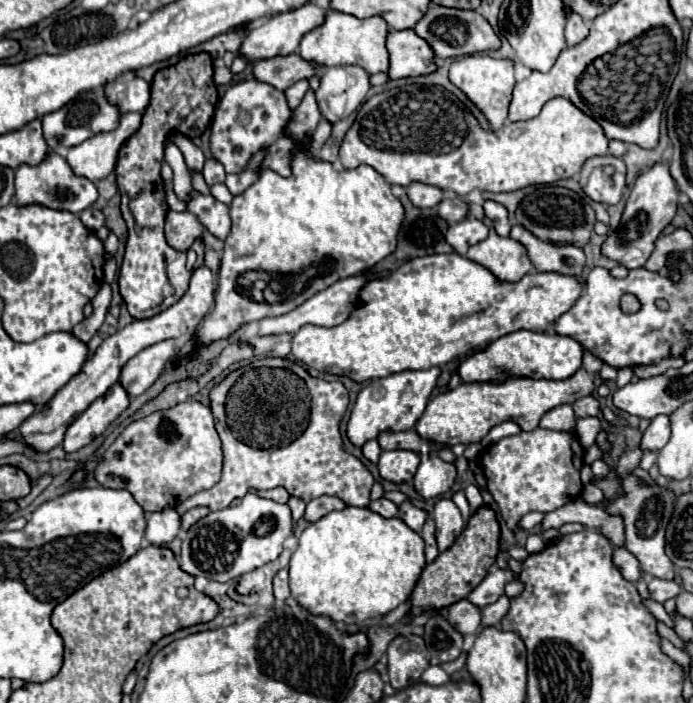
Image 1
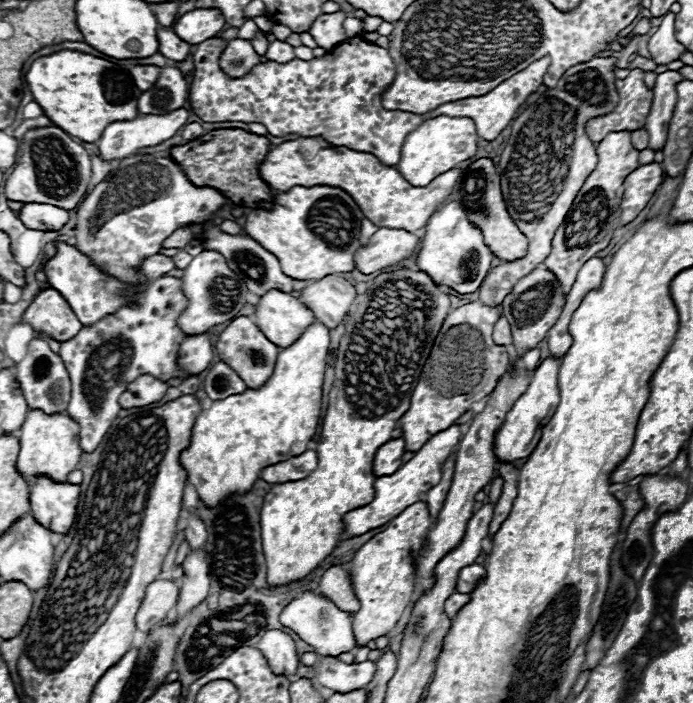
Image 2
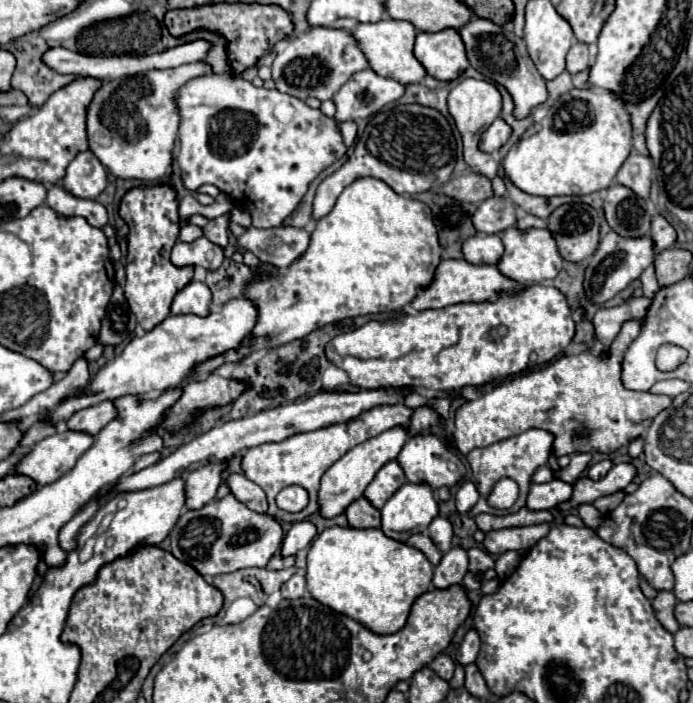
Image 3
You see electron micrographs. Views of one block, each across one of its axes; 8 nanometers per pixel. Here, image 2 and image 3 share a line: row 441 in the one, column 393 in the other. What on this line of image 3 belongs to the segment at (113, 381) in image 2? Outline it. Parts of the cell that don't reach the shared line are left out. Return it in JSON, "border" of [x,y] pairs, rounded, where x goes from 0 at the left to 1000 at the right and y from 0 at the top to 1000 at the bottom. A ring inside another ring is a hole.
{"border":[[[540,100],[514,102],[482,137],[485,148],[485,171],[488,174],[511,174],[519,168],[531,168],[548,159],[551,151],[571,145],[586,131],[586,122],[566,114],[551,111]]]}

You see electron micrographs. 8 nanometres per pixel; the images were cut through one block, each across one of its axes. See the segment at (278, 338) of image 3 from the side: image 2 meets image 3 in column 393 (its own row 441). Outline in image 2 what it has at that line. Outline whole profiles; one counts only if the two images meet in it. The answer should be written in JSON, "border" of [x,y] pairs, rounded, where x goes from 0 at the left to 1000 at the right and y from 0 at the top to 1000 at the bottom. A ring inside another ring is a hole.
{"border":[[[456,458],[439,469],[439,475],[416,495],[401,504],[392,538],[372,555],[355,555],[349,560],[309,569],[300,583],[291,583],[280,600],[274,634],[263,640],[260,660],[271,671],[271,686],[283,694],[289,711],[306,723],[332,706],[349,706],[361,700],[367,686],[375,680],[375,669],[398,657],[410,657],[427,646],[436,646],[456,617],[465,578],[465,541],[470,523],[470,506],[476,492],[476,469]]]}

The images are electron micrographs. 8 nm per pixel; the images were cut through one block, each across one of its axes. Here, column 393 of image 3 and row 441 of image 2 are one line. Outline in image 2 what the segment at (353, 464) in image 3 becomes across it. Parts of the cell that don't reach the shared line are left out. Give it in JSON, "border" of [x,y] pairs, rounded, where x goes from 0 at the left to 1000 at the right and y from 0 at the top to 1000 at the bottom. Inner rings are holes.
{"border":[[[652,603],[649,609],[638,612],[635,617],[623,620],[600,646],[595,654],[589,654],[577,669],[571,669],[569,674],[563,677],[548,677],[543,686],[540,686],[540,697],[543,697],[543,706],[534,717],[522,720],[522,723],[514,723],[508,728],[502,728],[496,734],[496,745],[499,745],[499,765],[508,765],[508,762],[519,762],[537,751],[545,751],[557,743],[563,743],[566,737],[571,737],[583,723],[589,723],[592,717],[597,714],[606,714],[612,711],[612,703],[629,691],[629,686],[635,686],[638,680],[638,663],[641,657],[646,654],[646,649],[658,640],[661,629],[667,626],[667,615],[664,615],[664,606],[661,603]]]}

